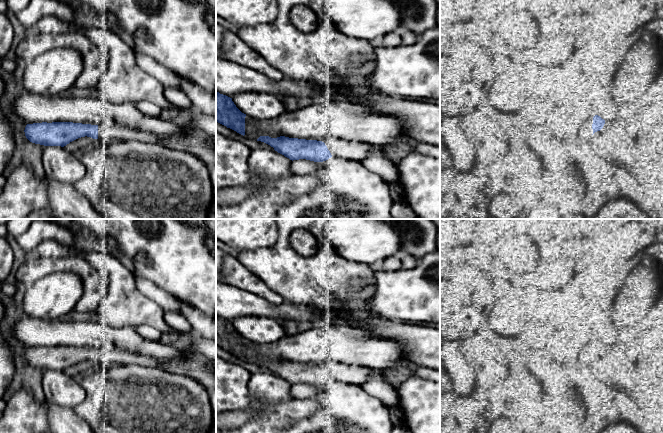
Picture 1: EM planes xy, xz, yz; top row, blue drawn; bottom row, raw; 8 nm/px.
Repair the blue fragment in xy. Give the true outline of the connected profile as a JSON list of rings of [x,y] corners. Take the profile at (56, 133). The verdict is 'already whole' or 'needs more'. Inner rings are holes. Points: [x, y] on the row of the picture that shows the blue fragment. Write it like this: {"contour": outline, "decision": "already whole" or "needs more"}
{"contour": [[[106,119],[99,126],[73,122],[33,123],[27,124],[24,132],[30,142],[44,146],[64,147],[85,136],[98,139],[100,143],[131,140],[155,143],[169,149],[193,154],[205,162],[208,167],[216,165],[216,150],[208,145],[208,142],[215,137],[192,127],[180,138],[168,139],[164,142],[150,133],[131,129],[112,119]]], "decision": "needs more"}

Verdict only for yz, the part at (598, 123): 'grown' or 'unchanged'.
grown

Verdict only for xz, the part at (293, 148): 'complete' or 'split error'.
split error

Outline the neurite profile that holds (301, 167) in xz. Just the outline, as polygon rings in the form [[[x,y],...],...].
[[[306,159],[293,160],[291,162],[291,172],[295,176],[304,176],[313,174],[320,167],[319,162],[314,162]]]

